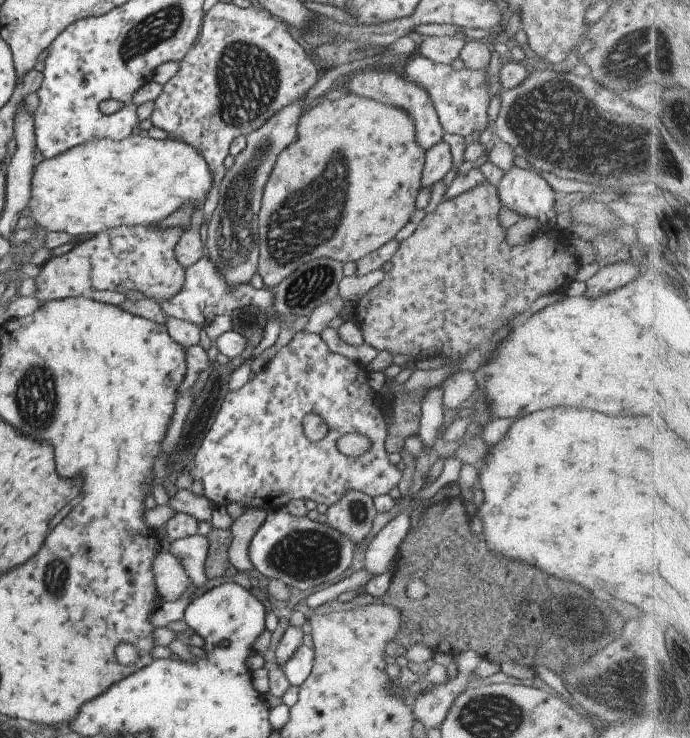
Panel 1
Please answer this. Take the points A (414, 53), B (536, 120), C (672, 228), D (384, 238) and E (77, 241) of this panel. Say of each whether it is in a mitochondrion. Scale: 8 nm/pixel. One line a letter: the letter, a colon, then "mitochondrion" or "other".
A: other
B: mitochondrion
C: other
D: other
E: other

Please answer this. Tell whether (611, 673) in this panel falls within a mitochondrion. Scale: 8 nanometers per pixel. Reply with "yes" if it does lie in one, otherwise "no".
yes

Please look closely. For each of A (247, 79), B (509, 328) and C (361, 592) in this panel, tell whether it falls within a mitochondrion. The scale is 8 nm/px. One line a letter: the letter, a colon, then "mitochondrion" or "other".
A: mitochondrion
B: other
C: other

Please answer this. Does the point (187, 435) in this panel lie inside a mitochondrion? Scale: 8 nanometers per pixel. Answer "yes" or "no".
yes

